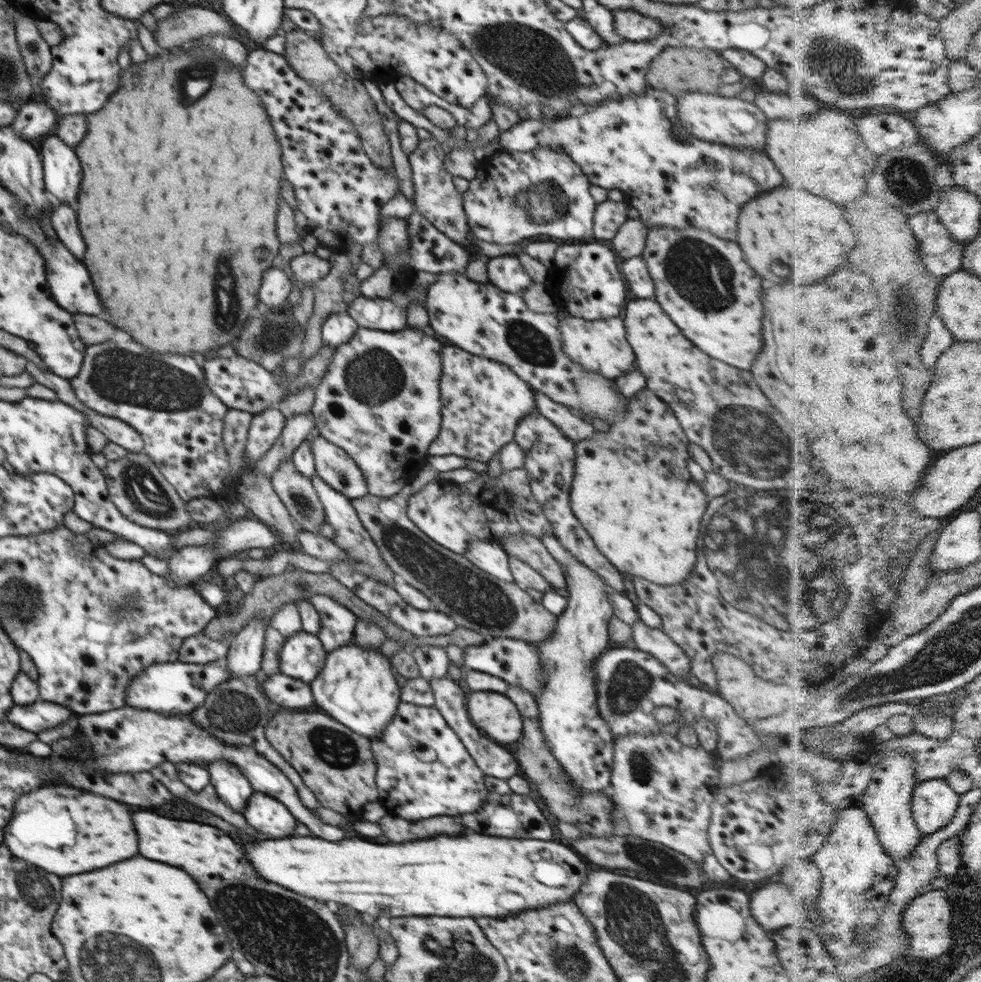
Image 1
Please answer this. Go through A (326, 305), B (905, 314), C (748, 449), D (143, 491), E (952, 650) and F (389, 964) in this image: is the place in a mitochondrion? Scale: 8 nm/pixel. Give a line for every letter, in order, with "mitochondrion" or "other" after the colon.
A: other
B: mitochondrion
C: mitochondrion
D: mitochondrion
E: mitochondrion
F: other

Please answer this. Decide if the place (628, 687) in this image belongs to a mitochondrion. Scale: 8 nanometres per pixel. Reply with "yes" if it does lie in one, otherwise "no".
yes

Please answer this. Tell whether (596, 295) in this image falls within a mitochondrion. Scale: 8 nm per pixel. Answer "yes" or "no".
no

